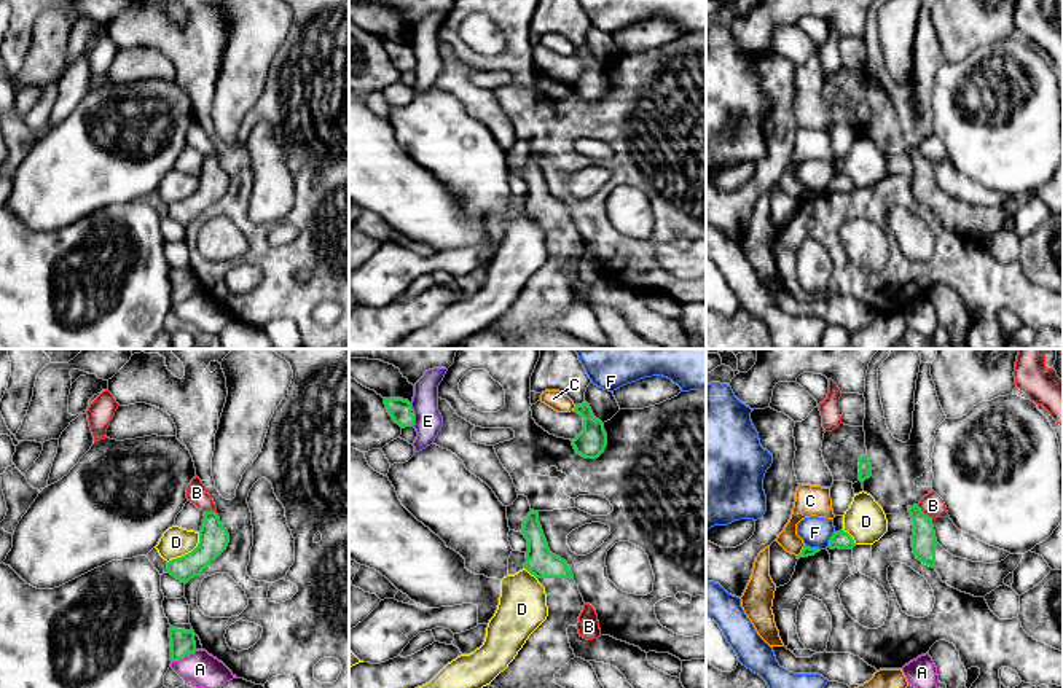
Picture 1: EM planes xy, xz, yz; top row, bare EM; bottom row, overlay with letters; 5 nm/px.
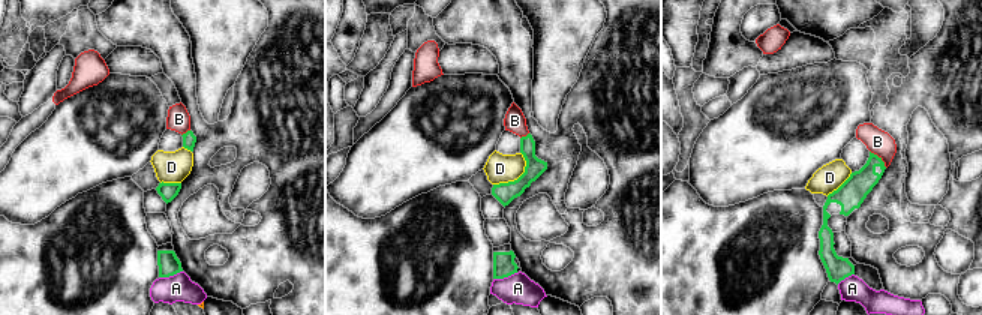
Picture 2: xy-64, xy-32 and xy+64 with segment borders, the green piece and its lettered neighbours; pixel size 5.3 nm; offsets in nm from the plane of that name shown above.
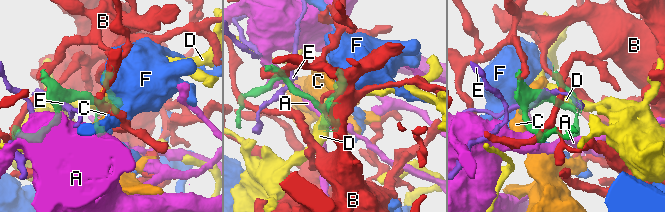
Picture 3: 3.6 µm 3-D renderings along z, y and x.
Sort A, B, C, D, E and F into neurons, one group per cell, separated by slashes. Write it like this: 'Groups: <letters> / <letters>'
Groups: A / B / C / D / E / F

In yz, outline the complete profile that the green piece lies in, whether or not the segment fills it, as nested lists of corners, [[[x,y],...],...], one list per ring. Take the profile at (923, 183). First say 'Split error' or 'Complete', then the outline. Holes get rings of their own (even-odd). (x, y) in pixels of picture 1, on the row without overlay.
Split error. [[[918,148],[908,150],[908,156],[913,166],[913,197],[918,204],[932,210],[943,226],[961,236],[985,240],[1002,229],[1004,221],[1023,202],[1023,197],[1009,197],[1001,205],[985,207],[956,201],[937,186],[932,162]]]

